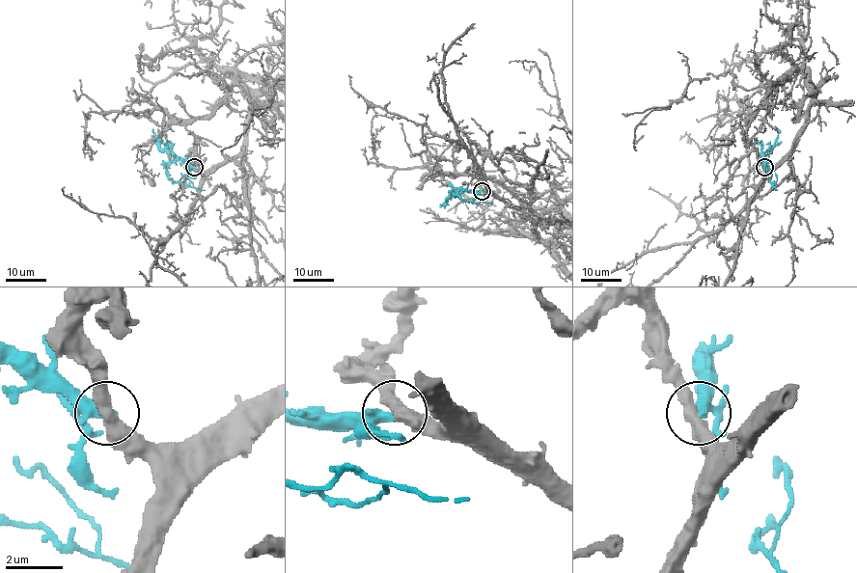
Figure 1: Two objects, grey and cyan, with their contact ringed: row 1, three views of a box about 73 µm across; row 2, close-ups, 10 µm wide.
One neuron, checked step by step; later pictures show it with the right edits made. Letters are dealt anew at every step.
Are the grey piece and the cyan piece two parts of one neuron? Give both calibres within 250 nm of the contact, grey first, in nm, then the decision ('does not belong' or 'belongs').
calibres 460 and 440 nm; does not belong

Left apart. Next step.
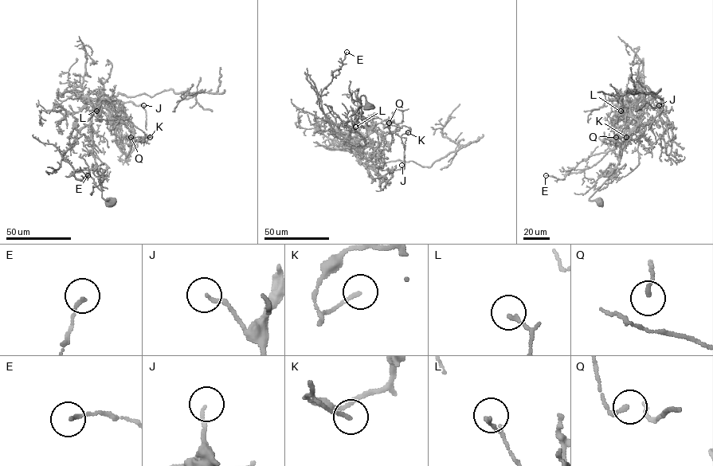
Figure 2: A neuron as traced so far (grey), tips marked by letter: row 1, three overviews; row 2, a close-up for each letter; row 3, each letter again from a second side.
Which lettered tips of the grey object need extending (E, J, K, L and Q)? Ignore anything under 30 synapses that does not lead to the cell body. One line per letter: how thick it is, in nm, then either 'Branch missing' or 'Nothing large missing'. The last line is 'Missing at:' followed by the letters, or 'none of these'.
E: Thickness 140 nm. Nothing large missing
J: Thickness 150 nm. Nothing large missing
K: Thickness 140 nm. Nothing large missing
L: Thickness 150 nm. Nothing large missing
Q: Thickness 130 nm. Nothing large missing
Missing at: none of these

